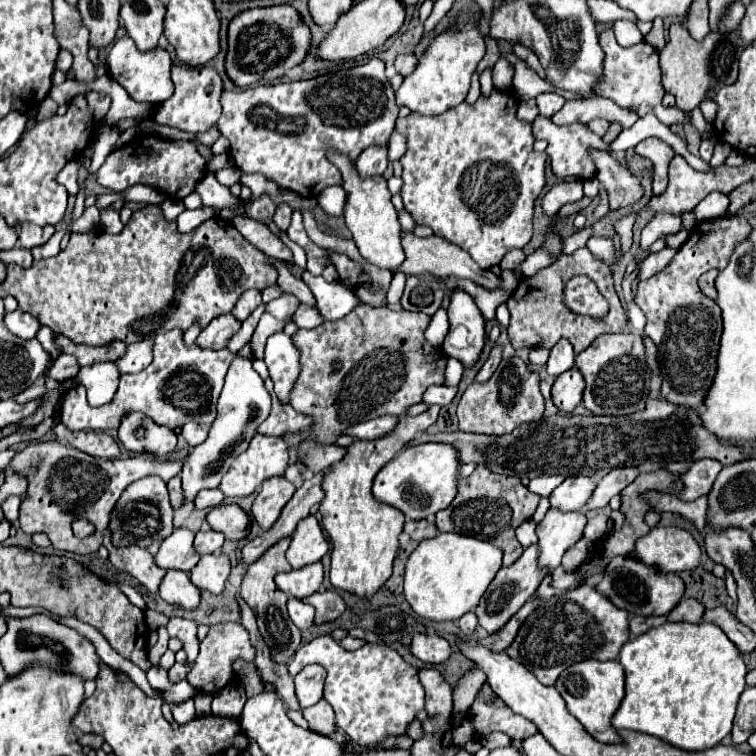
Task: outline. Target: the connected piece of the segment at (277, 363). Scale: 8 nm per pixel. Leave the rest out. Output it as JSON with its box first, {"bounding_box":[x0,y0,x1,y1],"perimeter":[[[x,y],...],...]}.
{"bounding_box":[264,332,300,402],"perimeter":[[[278,332],[268,338],[266,342],[266,356],[264,362],[270,370],[270,378],[274,382],[274,392],[280,402],[290,400],[290,390],[300,374],[298,364],[298,348],[292,344],[290,336]]]}

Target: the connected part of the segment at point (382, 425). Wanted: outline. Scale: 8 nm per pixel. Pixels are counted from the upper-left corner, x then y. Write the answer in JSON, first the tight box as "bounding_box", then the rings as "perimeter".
{"bounding_box":[344,416,400,440],"perimeter":[[[378,416],[374,420],[350,426],[344,434],[350,434],[360,440],[378,440],[378,438],[384,438],[386,434],[390,434],[398,426],[398,422],[400,422],[398,416]]]}

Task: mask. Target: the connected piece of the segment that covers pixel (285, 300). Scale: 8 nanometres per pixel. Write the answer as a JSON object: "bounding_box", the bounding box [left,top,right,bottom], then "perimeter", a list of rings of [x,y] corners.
{"bounding_box":[264,294,300,322],"perimeter":[[[282,294],[280,298],[276,298],[276,300],[268,302],[264,308],[266,308],[266,312],[268,312],[268,314],[272,314],[274,318],[288,322],[288,320],[292,318],[292,314],[296,312],[298,304],[300,304],[300,302],[298,302],[298,298],[296,298],[296,296],[292,296],[292,294]]]}

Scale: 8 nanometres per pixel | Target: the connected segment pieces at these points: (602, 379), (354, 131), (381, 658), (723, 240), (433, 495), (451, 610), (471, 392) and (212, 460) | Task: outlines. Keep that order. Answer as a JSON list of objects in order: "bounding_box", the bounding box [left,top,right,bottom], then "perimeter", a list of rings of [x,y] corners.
[{"bounding_box":[576,334,650,416],"perimeter":[[[606,334],[576,356],[576,368],[584,374],[584,406],[600,416],[624,416],[642,410],[650,388],[650,368],[644,360],[644,344],[638,334]]]},{"bounding_box":[218,58,398,198],"perimeter":[[[372,58],[362,66],[342,68],[310,80],[250,86],[240,92],[224,90],[220,104],[222,118],[218,120],[218,128],[222,136],[230,140],[230,154],[236,168],[240,168],[244,174],[264,174],[280,188],[292,190],[306,198],[316,198],[324,188],[342,184],[340,170],[328,160],[330,150],[346,154],[354,164],[366,146],[388,146],[394,132],[394,122],[398,118],[394,90],[384,74],[384,62],[380,58]]]},{"bounding_box":[288,634,424,750],"perimeter":[[[330,634],[316,636],[294,654],[288,672],[296,676],[300,668],[314,662],[326,668],[323,697],[334,708],[338,730],[358,746],[380,750],[386,738],[408,734],[410,722],[414,722],[418,710],[424,708],[424,688],[416,668],[388,646],[364,644],[360,650],[348,652]]]},{"bounding_box":[634,214,752,408],"perimeter":[[[740,214],[702,222],[662,272],[648,280],[640,280],[638,284],[634,300],[646,314],[646,334],[658,346],[662,398],[670,404],[690,408],[700,406],[714,378],[722,318],[718,304],[706,298],[696,282],[700,274],[712,268],[724,270],[730,262],[730,254],[734,254],[734,246],[744,242],[750,236],[750,230],[752,226]]]},{"bounding_box":[372,444,458,520],"perimeter":[[[420,444],[402,450],[374,478],[372,494],[378,502],[398,508],[406,518],[420,520],[446,508],[456,496],[458,454],[450,444]]]},{"bounding_box":[404,532,502,622],"perimeter":[[[440,532],[438,536],[430,538],[430,540],[422,540],[418,544],[418,548],[410,554],[410,558],[406,562],[406,576],[404,576],[404,598],[410,604],[410,608],[426,620],[434,620],[434,622],[458,620],[462,614],[474,610],[474,606],[486,592],[488,584],[492,582],[492,578],[496,576],[500,566],[502,566],[502,550],[496,548],[494,544],[490,544],[486,540],[462,536],[456,532],[446,532],[446,534]]]},{"bounding_box":[458,356,544,434],"perimeter":[[[516,356],[500,362],[494,376],[486,384],[470,384],[458,402],[458,420],[462,432],[478,434],[510,434],[522,422],[540,422],[544,414],[544,398],[540,394],[540,376]]]},{"bounding_box":[180,358,270,500],"perimeter":[[[236,358],[226,374],[226,384],[218,398],[218,416],[210,426],[208,438],[190,450],[182,466],[180,478],[186,500],[194,500],[196,492],[202,488],[218,488],[222,476],[226,474],[226,470],[234,460],[234,450],[244,452],[248,448],[250,440],[256,434],[256,428],[268,418],[268,414],[270,414],[270,394],[266,392],[262,378],[258,376],[256,370],[252,370],[250,360]]]}]

